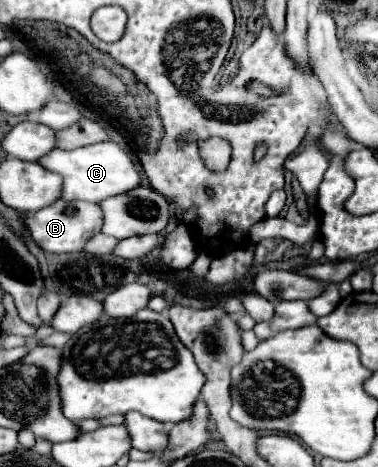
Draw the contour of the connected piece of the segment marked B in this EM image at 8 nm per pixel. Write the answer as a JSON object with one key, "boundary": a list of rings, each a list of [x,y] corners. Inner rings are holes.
{"boundary":[[[56,200],[54,204],[28,214],[28,218],[24,220],[26,228],[30,230],[30,236],[34,238],[34,242],[44,250],[44,252],[54,252],[54,254],[62,254],[62,252],[80,252],[84,242],[88,238],[92,238],[94,234],[100,232],[102,226],[102,210],[98,208],[98,204],[92,202],[66,202],[66,200]]]}

